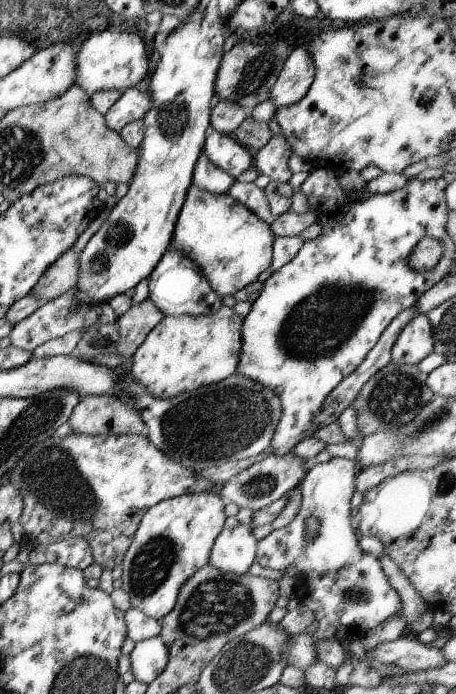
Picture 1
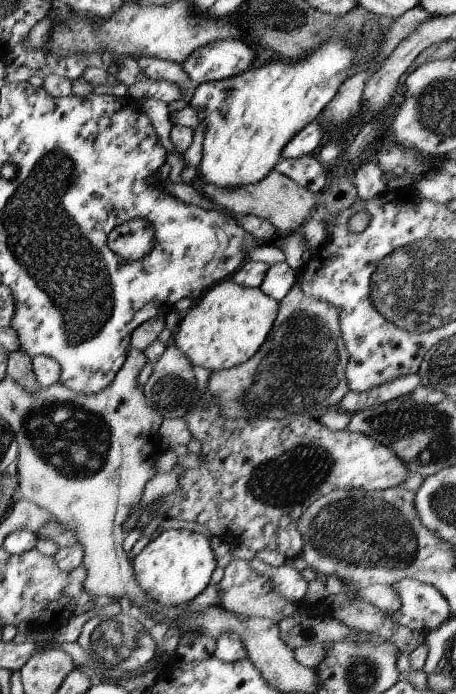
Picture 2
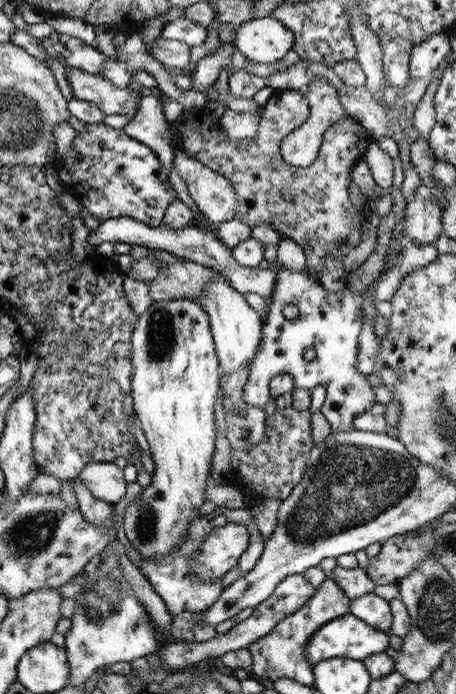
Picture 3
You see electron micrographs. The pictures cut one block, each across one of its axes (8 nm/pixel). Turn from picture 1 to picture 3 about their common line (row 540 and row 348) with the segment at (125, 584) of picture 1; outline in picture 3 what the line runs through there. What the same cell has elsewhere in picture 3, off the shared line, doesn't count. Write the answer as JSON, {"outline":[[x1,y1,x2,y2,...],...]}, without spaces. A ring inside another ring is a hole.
{"outline":[[195,299,152,301,148,309,137,317,130,338,130,397,134,415,149,446,153,474,149,485,142,488,134,500,127,502,123,530,141,559,153,559,169,555,177,548,187,533,189,522,198,516,197,508,204,501,214,454,216,426,213,423,213,404,220,381,208,316]]}

